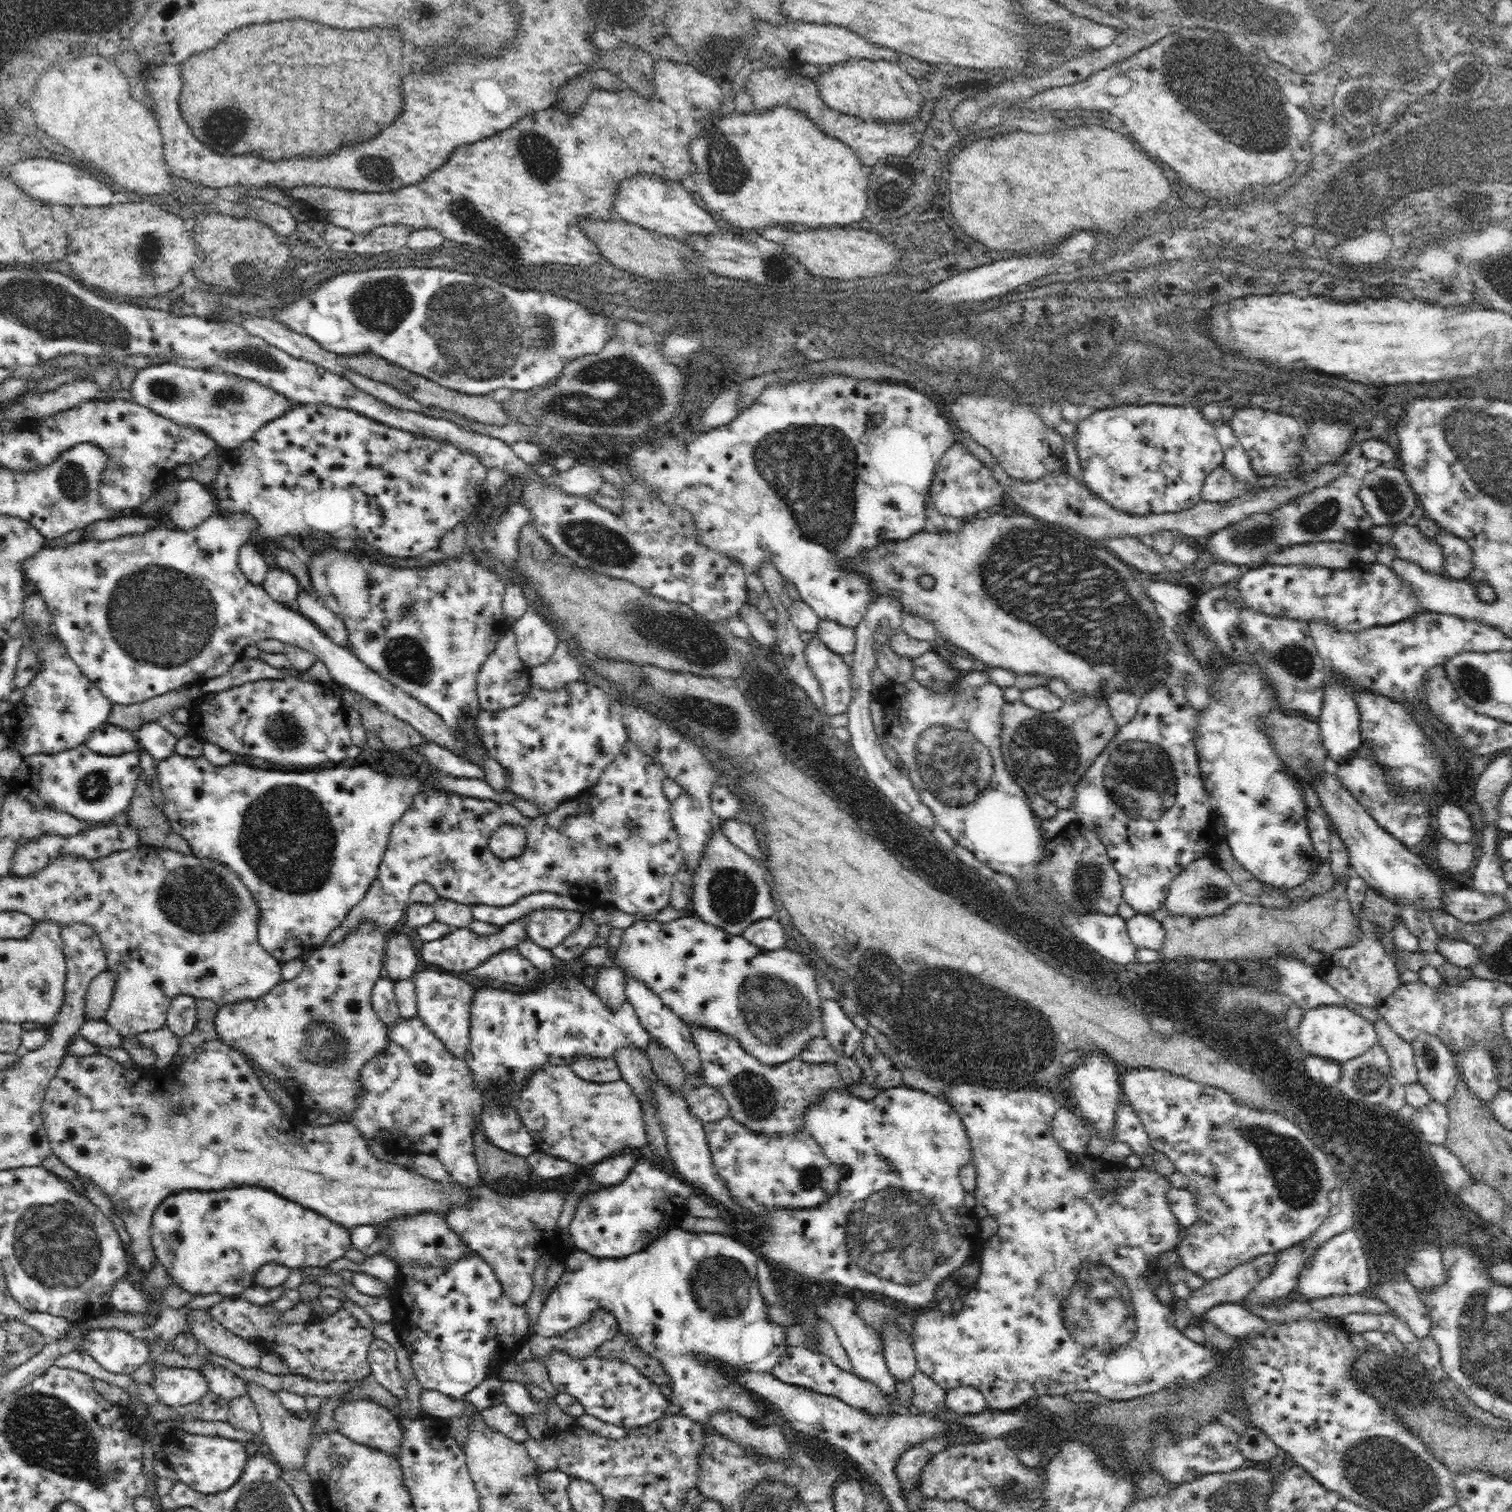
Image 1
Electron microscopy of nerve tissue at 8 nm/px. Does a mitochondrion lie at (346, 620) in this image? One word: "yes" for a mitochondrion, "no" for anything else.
no

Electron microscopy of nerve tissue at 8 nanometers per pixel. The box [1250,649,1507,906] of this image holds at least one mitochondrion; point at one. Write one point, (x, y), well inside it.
(1473, 682)

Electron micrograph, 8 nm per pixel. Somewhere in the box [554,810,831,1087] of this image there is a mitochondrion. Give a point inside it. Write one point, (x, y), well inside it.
(775, 1012)

